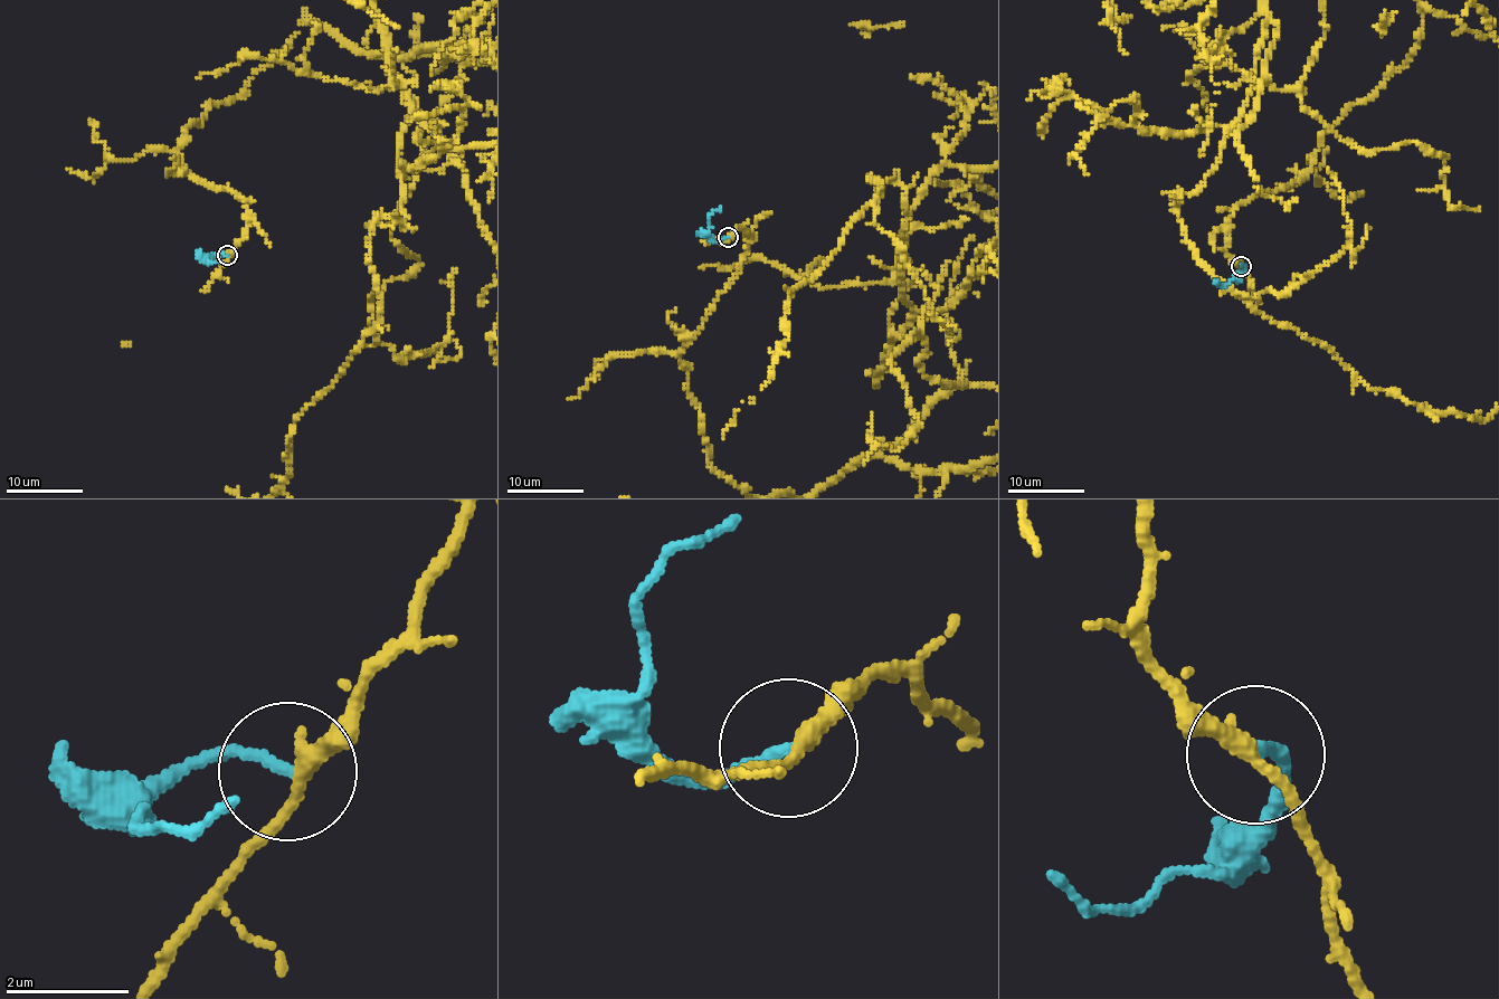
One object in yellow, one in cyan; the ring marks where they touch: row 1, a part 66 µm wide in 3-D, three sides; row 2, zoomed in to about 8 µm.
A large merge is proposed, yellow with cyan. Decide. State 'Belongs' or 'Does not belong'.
Does not belong

